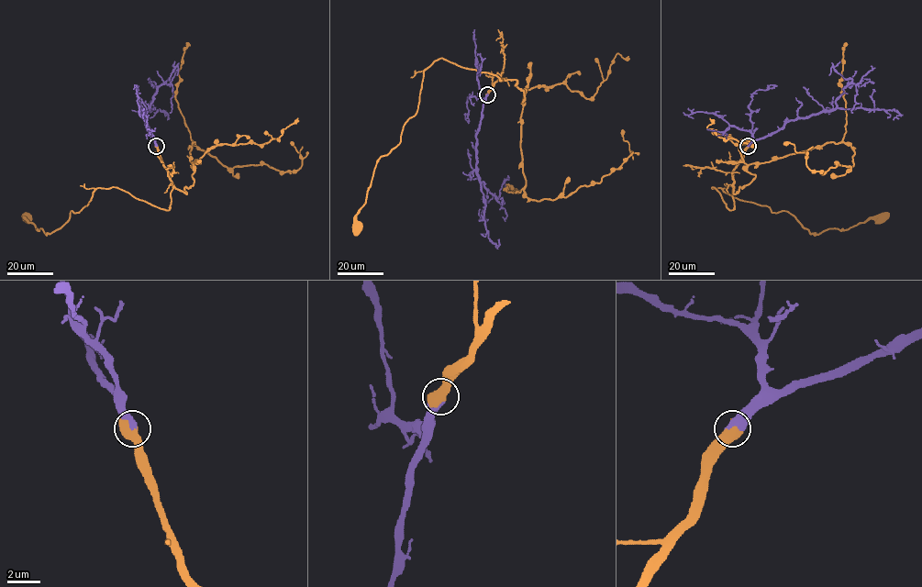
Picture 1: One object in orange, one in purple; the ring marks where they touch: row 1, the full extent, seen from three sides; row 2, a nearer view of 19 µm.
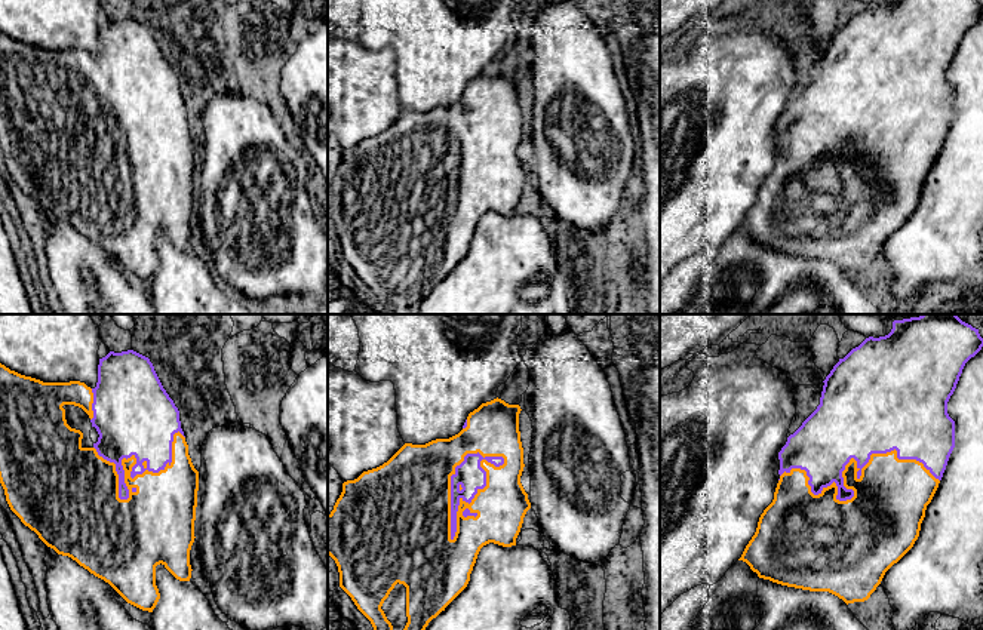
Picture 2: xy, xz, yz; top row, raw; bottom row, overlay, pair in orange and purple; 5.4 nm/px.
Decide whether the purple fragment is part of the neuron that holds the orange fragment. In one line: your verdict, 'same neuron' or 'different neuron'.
same neuron

